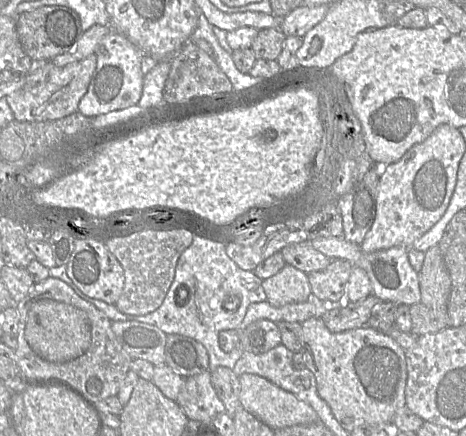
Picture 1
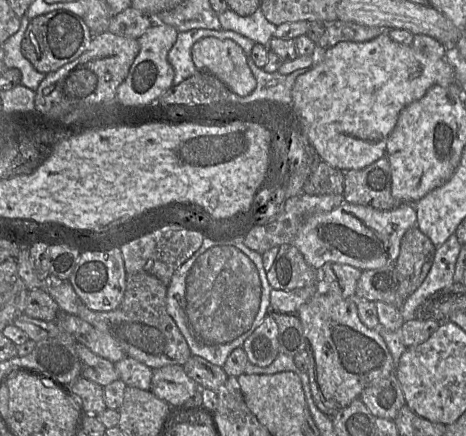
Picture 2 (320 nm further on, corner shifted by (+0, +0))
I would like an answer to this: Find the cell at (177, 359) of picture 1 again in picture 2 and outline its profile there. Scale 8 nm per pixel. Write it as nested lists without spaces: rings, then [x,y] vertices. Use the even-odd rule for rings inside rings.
[[[129,273],[123,300],[115,310],[93,311],[80,303],[77,316],[110,335],[127,357],[134,358],[151,369],[184,365],[192,354],[175,321],[167,312],[166,300],[167,285],[160,279],[148,273]]]

